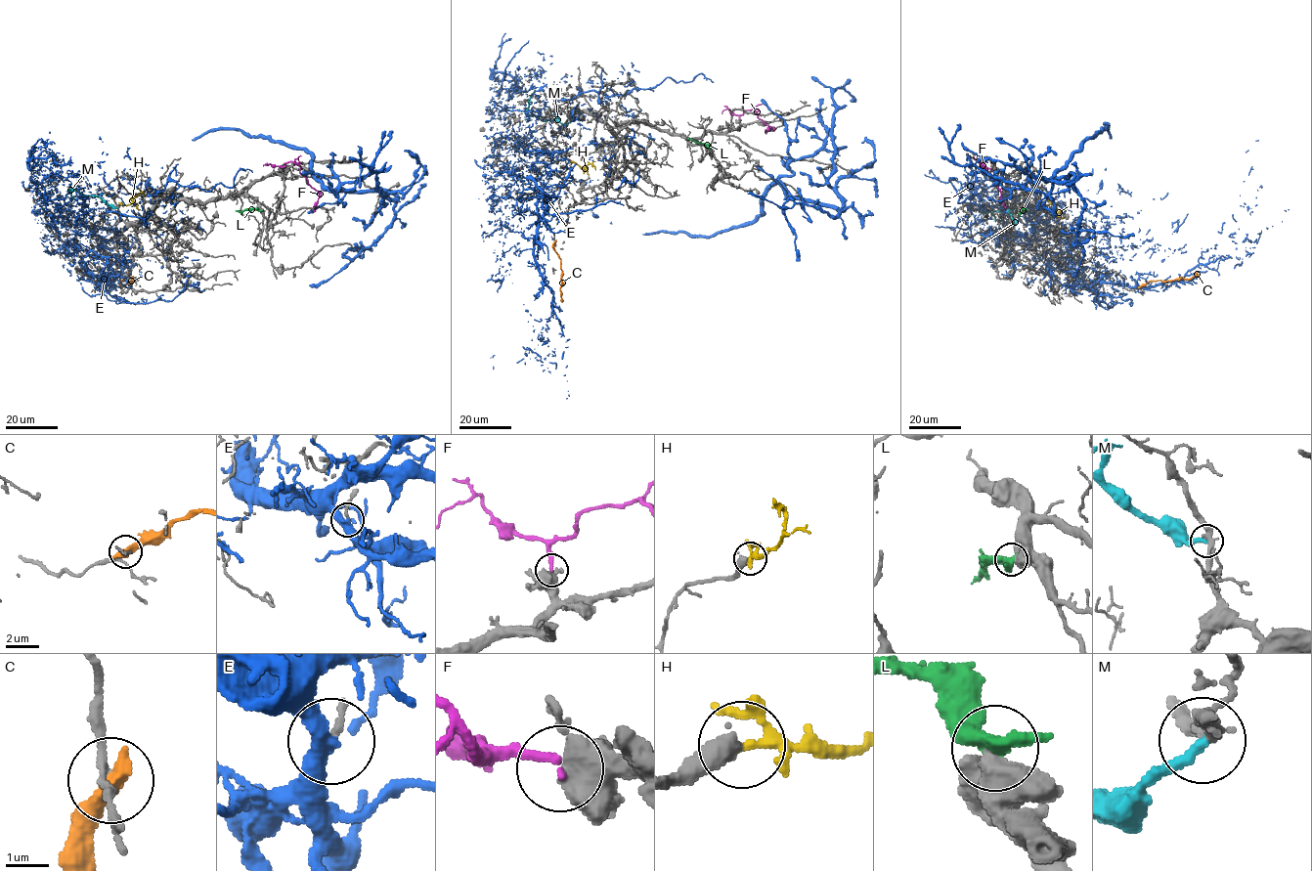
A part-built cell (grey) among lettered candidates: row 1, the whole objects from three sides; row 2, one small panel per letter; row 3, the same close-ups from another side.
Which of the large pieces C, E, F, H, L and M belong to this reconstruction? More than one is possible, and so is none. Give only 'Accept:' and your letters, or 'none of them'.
Accept: F, H, M

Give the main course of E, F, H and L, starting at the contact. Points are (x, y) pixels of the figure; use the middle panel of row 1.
E: (544, 195), (551, 154), (511, 146), (544, 102), (702, 73), (784, 120), (754, 221), (644, 235), (587, 199)
F: (739, 120), (744, 110), (754, 109), (757, 116), (773, 128), (765, 131)
H: (571, 161), (584, 168), (591, 163), (595, 169)
L: (710, 149), (706, 144), (686, 138)

